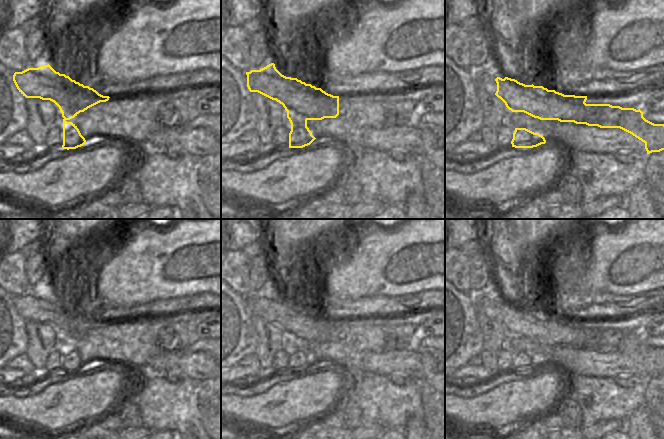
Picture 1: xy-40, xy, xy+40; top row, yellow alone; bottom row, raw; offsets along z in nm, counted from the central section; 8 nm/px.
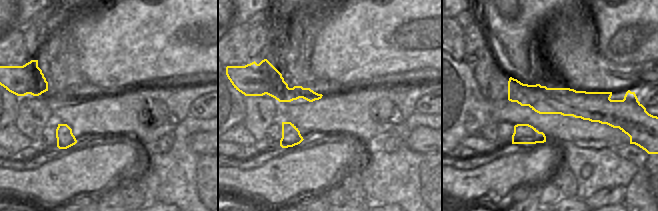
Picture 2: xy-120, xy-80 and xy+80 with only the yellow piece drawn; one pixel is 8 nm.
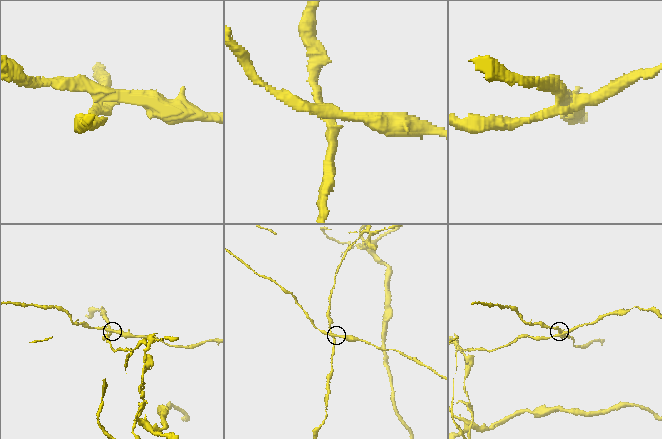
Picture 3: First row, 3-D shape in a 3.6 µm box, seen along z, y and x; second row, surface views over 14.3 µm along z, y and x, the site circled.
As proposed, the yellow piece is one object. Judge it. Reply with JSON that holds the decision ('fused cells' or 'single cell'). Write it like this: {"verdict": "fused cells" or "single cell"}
{"verdict": "fused cells"}

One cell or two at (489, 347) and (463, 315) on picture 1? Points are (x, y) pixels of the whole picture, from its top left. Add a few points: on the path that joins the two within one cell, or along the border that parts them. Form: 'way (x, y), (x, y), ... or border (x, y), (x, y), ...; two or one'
border (477, 316), (482, 335), (482, 350), (479, 355); two

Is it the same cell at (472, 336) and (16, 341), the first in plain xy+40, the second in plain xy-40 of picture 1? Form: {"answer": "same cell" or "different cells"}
{"answer": "same cell"}

